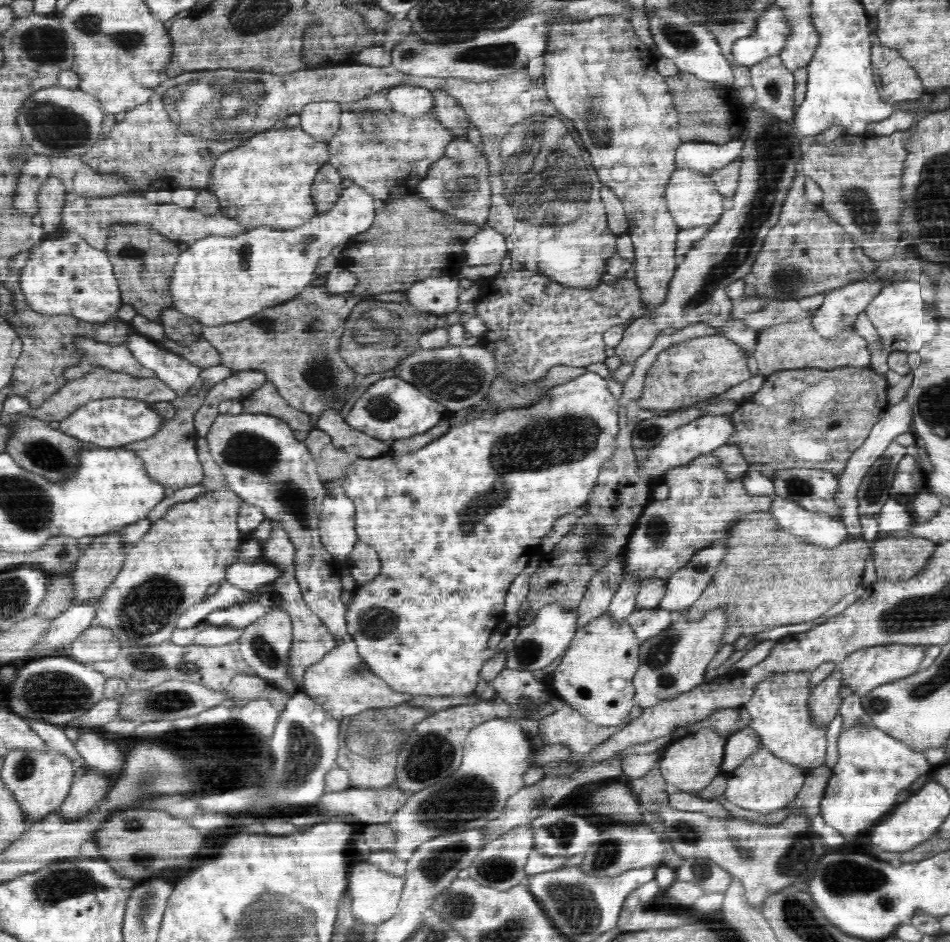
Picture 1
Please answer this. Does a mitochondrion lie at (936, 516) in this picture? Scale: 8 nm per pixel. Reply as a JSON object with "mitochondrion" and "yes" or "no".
{"mitochondrion":"no"}

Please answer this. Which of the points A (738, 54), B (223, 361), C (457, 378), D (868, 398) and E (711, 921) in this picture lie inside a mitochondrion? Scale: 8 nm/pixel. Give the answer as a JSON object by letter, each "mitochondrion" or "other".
{"A":"other","B":"other","C":"mitochondrion","D":"other","E":"other"}

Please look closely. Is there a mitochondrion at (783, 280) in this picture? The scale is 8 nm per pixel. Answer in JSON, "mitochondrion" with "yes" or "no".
{"mitochondrion":"yes"}

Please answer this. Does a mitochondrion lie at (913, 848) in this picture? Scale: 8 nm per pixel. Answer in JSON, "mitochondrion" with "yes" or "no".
{"mitochondrion":"no"}

